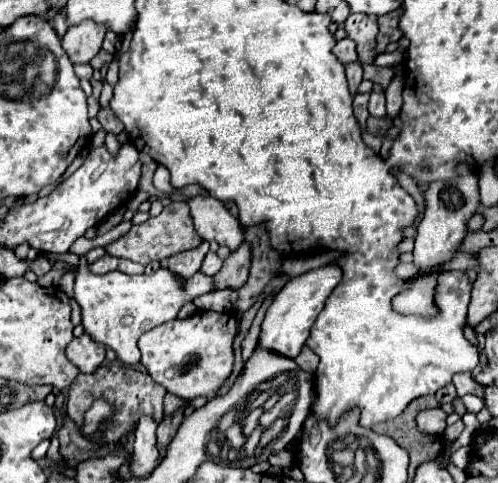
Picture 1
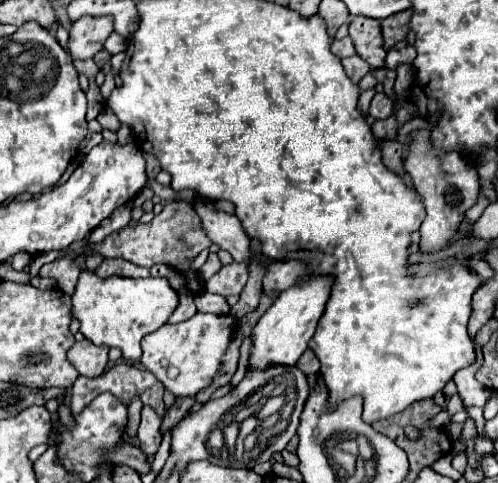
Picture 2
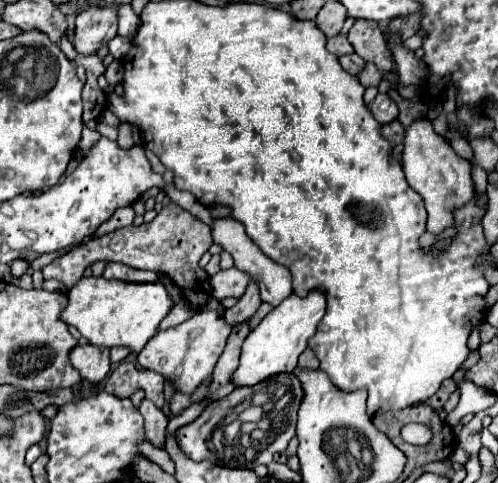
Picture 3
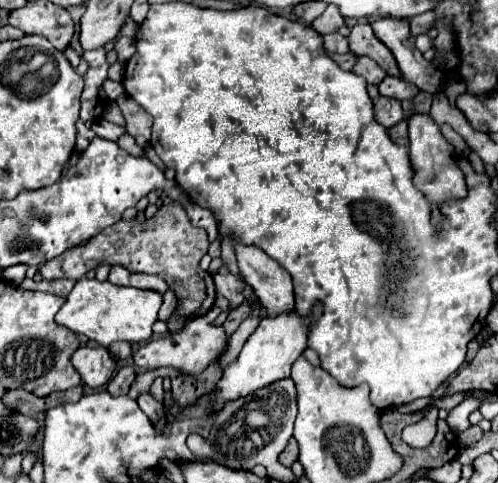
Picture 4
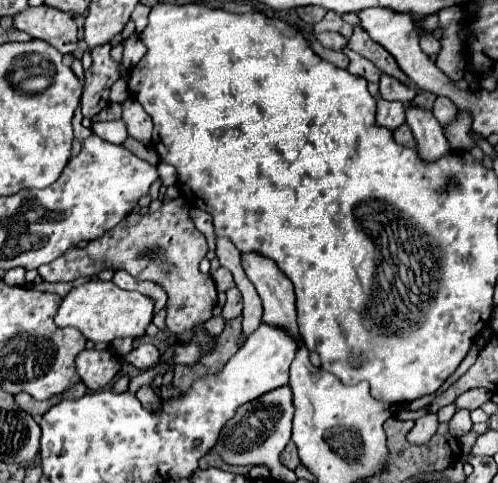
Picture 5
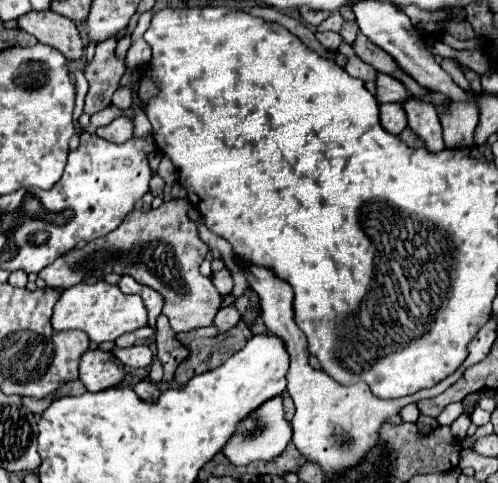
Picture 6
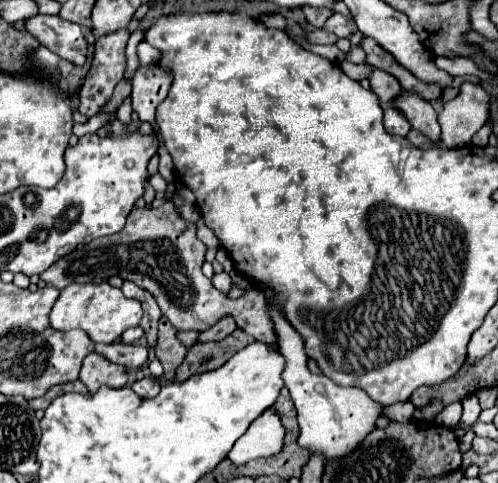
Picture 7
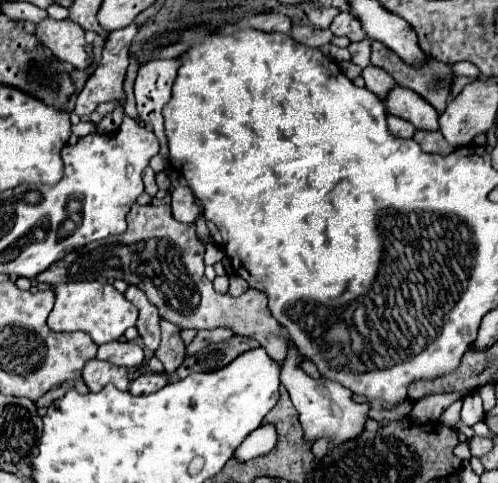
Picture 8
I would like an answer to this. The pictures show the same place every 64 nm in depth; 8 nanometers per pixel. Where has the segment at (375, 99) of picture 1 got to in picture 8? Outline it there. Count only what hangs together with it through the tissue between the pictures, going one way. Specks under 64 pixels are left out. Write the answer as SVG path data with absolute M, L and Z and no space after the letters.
M388 116L388 128L394 136L400 136L400 138L412 138L416 132L416 128L410 122L396 116Z

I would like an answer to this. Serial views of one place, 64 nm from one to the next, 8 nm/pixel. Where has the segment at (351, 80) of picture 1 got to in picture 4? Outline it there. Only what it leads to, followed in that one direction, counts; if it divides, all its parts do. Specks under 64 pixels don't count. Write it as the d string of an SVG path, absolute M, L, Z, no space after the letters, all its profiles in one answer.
M348 52L348 54L330 54L330 58L332 58L342 70L352 70L354 60L356 60L352 52Z

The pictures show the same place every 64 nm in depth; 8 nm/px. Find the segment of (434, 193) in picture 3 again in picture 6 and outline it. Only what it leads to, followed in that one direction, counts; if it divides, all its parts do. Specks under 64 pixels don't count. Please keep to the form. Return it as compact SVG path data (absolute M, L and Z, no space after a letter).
M414 96L404 102L404 112L408 116L408 126L426 142L426 148L430 152L444 150L442 140L442 126L438 120L438 112L430 102L416 100Z

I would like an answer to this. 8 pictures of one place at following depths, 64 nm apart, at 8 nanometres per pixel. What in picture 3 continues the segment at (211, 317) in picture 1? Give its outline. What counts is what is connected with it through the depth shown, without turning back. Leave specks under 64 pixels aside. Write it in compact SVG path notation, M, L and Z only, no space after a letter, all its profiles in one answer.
M200 310L190 320L182 322L180 326L158 332L156 336L152 336L148 340L148 344L140 350L138 364L144 370L162 374L180 392L192 394L202 384L202 380L206 380L214 372L214 366L226 346L230 330L232 328L224 322L224 318L218 316L216 310L204 310L204 312Z

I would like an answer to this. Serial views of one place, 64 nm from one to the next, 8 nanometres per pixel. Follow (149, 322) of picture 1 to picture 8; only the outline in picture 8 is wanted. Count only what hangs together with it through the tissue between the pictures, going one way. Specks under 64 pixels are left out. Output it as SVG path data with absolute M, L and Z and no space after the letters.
M64 282L54 288L56 304L48 316L48 326L54 332L76 332L82 330L90 334L96 344L106 344L118 340L126 328L134 326L138 320L138 308L130 304L112 284L102 282Z

